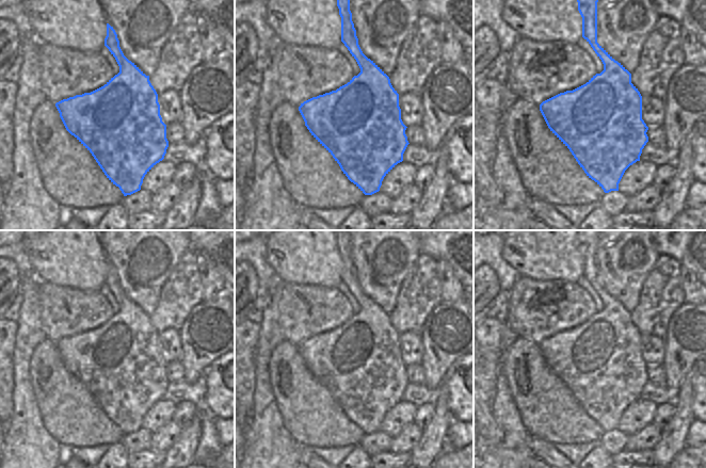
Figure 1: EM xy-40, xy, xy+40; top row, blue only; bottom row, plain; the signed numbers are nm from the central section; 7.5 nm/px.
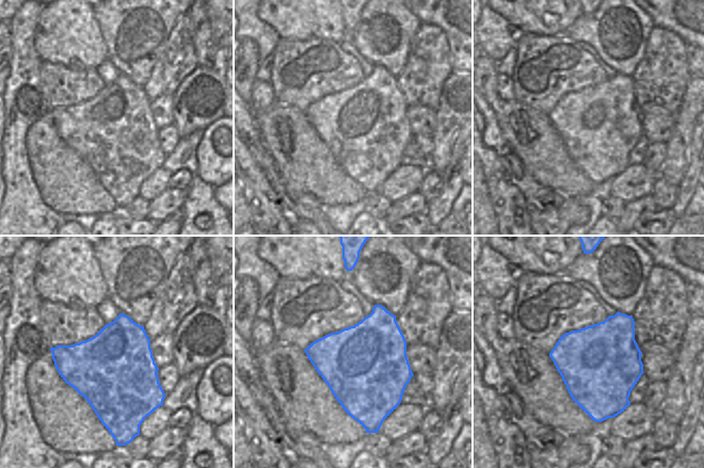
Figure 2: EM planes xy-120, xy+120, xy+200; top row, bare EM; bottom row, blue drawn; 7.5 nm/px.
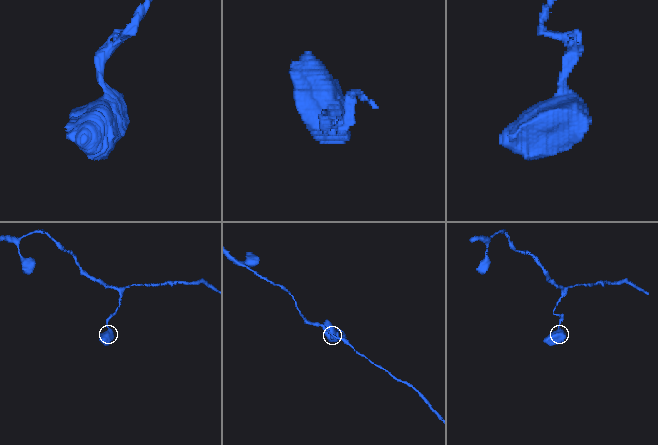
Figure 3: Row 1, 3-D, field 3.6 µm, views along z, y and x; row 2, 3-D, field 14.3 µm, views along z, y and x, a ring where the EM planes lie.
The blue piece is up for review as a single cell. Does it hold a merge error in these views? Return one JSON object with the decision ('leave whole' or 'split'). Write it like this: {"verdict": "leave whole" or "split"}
{"verdict": "leave whole"}

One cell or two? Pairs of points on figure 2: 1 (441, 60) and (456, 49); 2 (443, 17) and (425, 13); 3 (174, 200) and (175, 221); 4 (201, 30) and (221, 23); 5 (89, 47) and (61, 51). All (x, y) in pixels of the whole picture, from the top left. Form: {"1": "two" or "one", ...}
{"1": "two", "2": "one", "3": "two", "4": "two", "5": "one"}

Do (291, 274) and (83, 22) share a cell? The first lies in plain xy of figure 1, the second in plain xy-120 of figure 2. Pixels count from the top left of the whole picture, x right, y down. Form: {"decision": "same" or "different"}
{"decision": "same"}

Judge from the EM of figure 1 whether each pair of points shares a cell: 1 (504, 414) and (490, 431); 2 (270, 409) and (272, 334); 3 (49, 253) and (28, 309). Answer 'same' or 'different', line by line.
1: different
2: same
3: different

